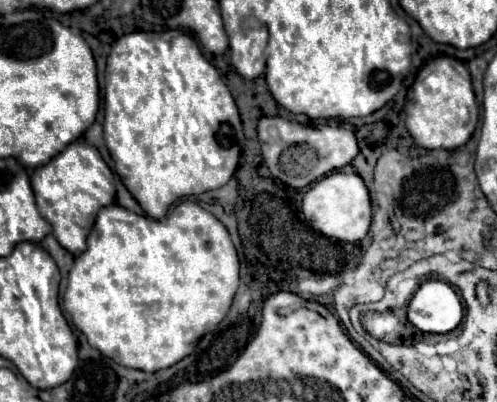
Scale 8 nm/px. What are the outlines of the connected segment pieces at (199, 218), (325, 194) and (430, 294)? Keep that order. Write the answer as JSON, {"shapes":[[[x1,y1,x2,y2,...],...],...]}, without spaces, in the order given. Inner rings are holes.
{"shapes":[[[179,202,177,206,174,205,170,209,164,220,152,220,152,218,134,214,122,206,112,204,112,206,106,206,98,212,96,224,88,236,88,248,74,260,74,266,72,266,70,276,68,276,68,286,66,286,62,300,64,300,64,308,66,308,69,319,88,338,92,348,96,348,100,354,104,354,106,358,112,358,114,362,118,362,126,368,156,372,156,370,168,368,168,366,180,362,182,358,186,358,194,350,196,342,222,322,222,318,226,316,226,312,232,304,232,298,236,294,238,280,240,280,240,276,238,276,238,254,236,254,236,248,230,240,228,230,224,228,224,224,216,216,212,216,210,212,200,208,198,204]],[[332,172,310,186,310,190,302,198,302,212,310,226,322,232,324,236,340,242,358,242,368,234,370,228,372,210,368,188,364,186,362,178,356,172,352,174]],[[426,280,410,300,408,322,422,332,452,332,464,318,460,298,442,280]]]}

